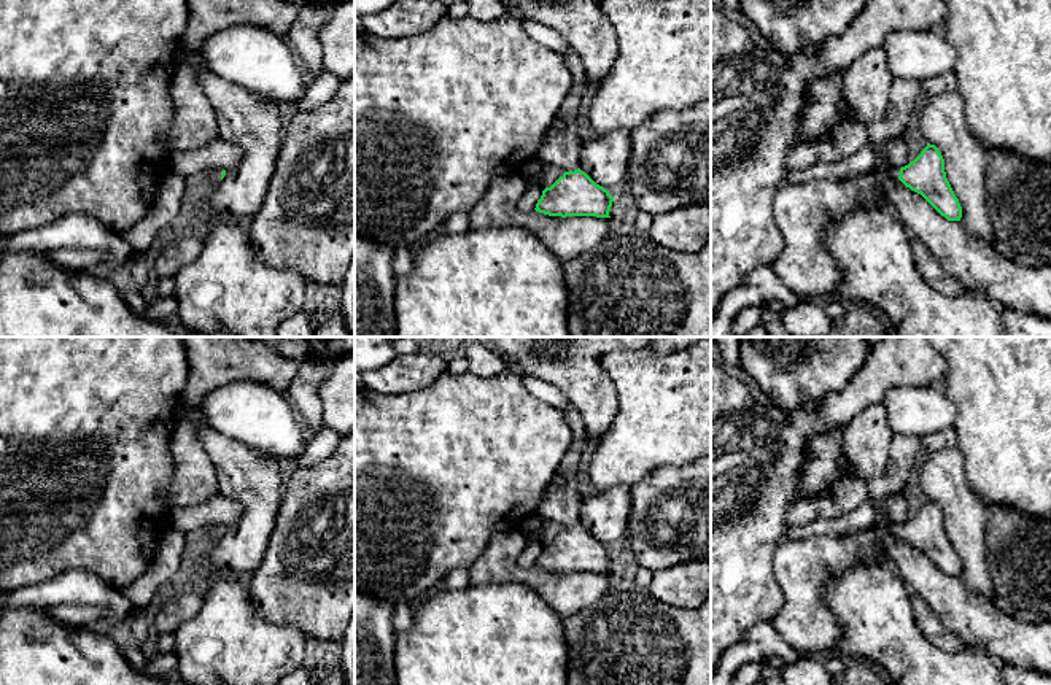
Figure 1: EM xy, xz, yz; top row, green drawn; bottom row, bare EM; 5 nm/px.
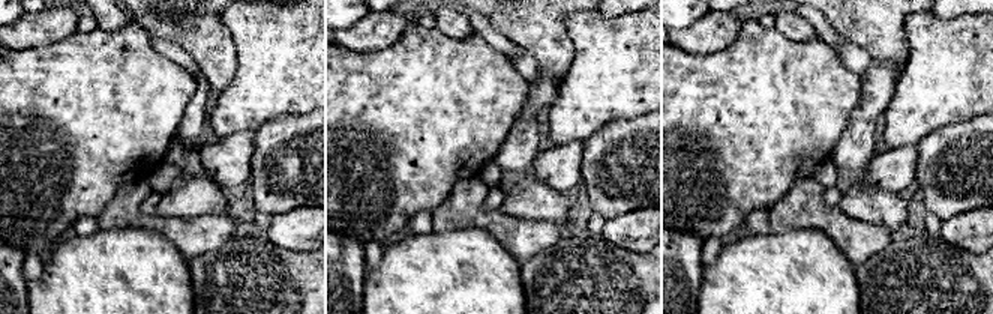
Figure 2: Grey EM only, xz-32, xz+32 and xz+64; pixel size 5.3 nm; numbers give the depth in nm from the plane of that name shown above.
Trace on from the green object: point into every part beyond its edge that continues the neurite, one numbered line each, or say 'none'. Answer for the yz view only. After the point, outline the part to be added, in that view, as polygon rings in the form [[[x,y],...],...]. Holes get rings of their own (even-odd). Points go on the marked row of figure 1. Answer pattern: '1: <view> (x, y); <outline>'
1: yz (803, 213); [[[900,168],[870,172],[851,181],[809,180],[776,192],[771,211],[785,246],[776,275],[800,297],[830,297],[840,269],[825,246],[828,227],[857,207],[886,205],[882,184]]]

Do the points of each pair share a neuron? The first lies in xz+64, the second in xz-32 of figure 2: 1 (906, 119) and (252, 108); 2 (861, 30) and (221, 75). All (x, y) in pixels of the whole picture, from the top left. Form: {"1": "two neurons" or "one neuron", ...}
{"1": "one neuron", "2": "one neuron"}

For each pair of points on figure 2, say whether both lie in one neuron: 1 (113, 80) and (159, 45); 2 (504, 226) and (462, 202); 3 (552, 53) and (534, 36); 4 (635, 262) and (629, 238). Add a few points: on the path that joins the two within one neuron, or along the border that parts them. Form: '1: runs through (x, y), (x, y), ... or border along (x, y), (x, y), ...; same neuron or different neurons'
1: border along (150, 38), (150, 44), (159, 53), (185, 68); different neurons
2: runs through (494, 221), (477, 217), (473, 212); same neuron
3: runs through (548, 48), (539, 39); same neuron
4: border along (602, 233), (614, 245), (645, 254); different neurons

